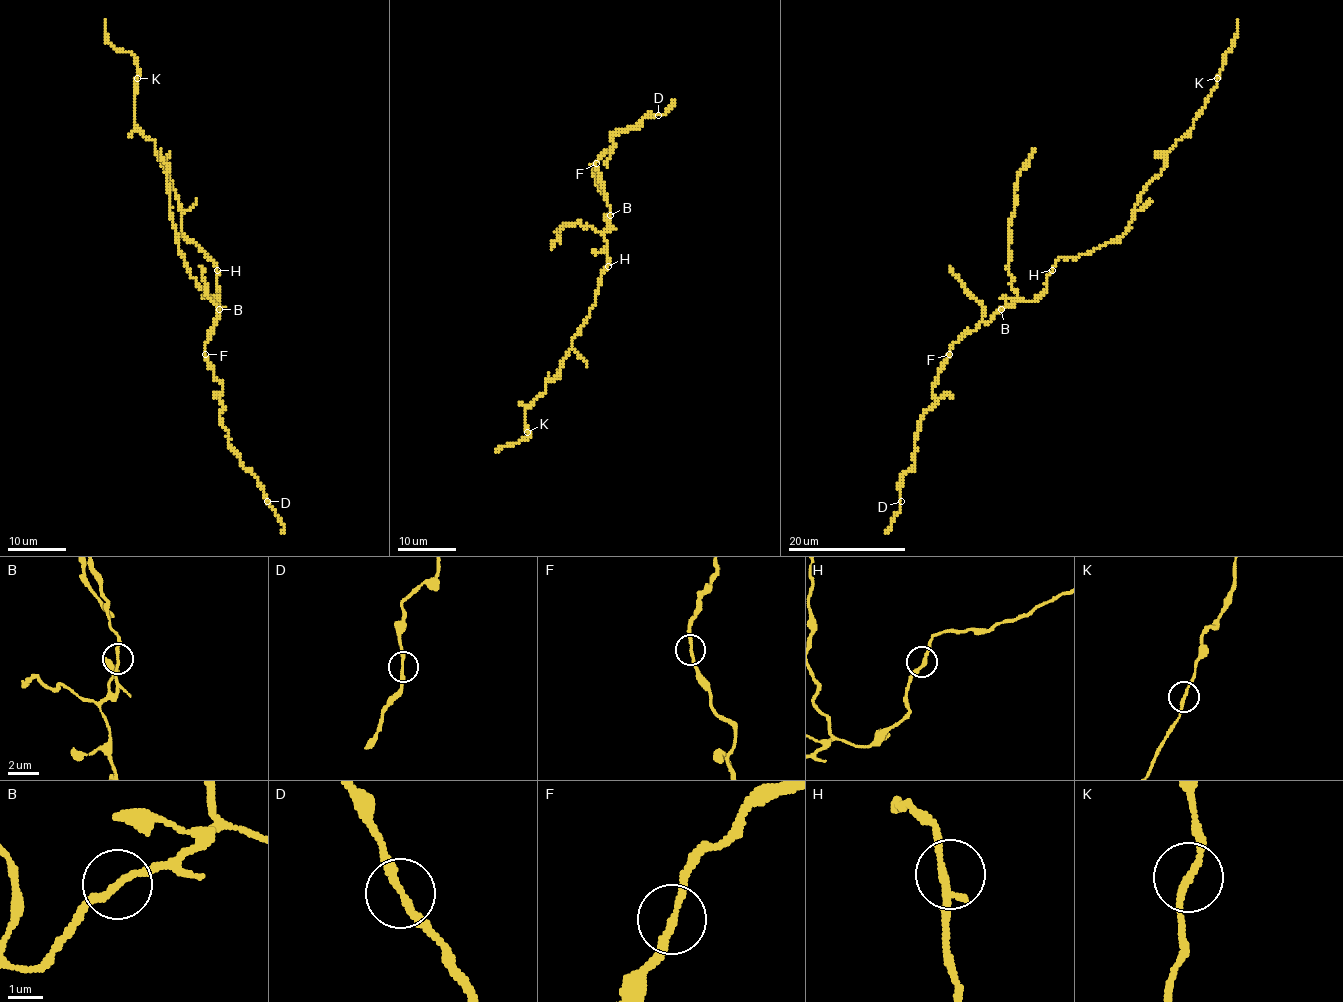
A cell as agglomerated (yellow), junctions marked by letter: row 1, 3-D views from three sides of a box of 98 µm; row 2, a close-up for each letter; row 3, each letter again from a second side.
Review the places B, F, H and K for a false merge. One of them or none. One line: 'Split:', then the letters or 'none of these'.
Split: none of these

